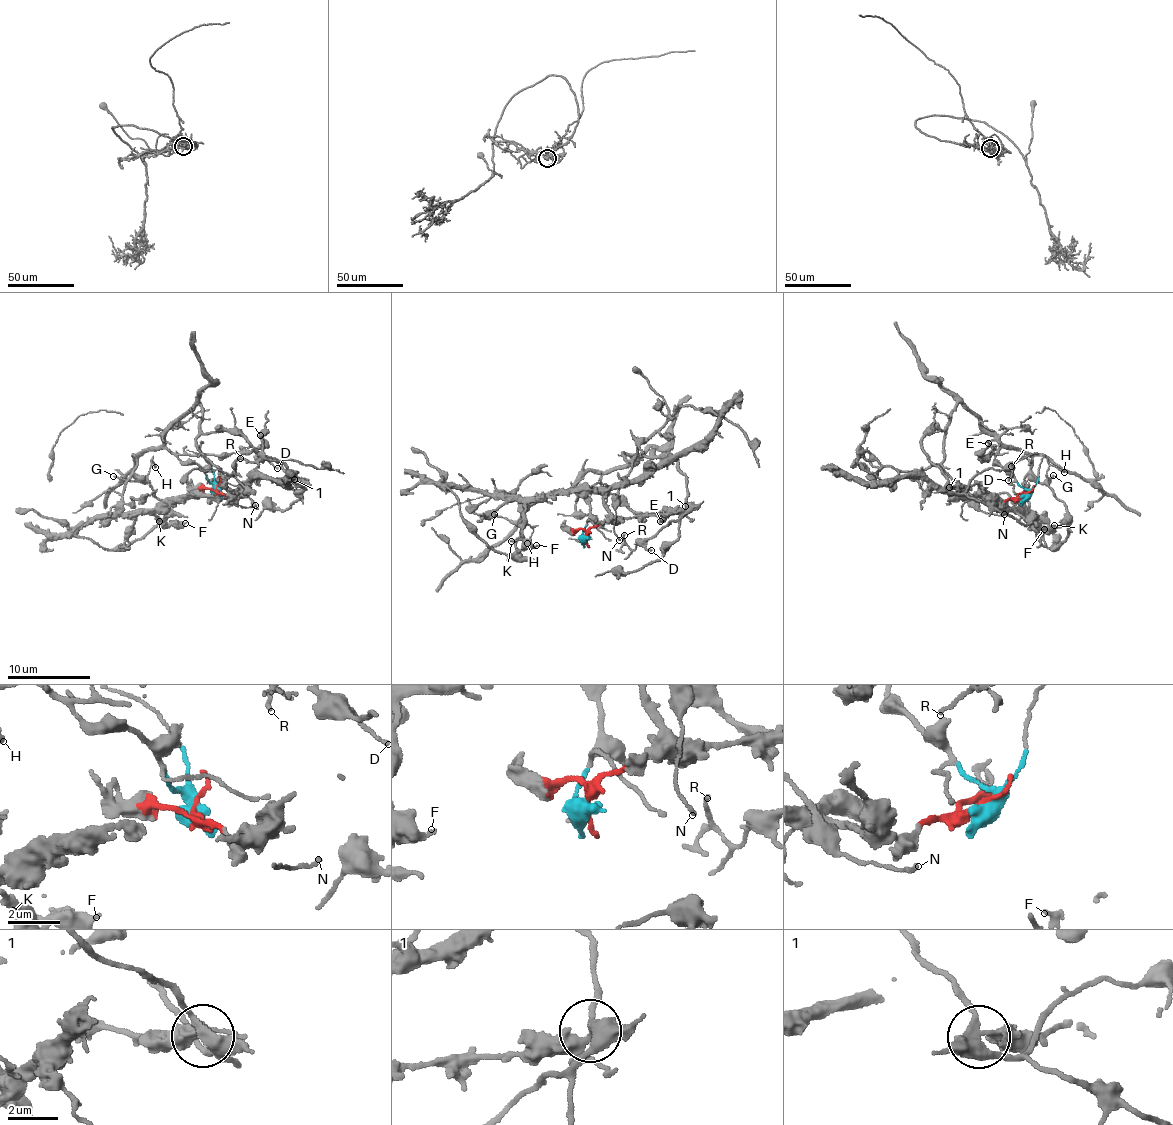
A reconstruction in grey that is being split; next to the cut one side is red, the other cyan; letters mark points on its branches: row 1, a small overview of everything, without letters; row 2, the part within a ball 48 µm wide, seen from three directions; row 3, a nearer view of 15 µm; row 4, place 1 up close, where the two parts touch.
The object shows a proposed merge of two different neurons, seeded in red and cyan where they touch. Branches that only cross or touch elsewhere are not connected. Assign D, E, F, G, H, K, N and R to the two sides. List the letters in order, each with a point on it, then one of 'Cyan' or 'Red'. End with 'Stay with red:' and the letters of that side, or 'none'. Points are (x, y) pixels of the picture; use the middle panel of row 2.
D: Place: (651, 550). Cyan
E: Place: (660, 521). Cyan
F: Place: (536, 545). Red
G: Place: (494, 514). Cyan
H: Place: (527, 543). Cyan
K: Place: (511, 541). Red
N: Place: (619, 540). Cyan
R: Place: (624, 535). Cyan
Stay with red: F, K

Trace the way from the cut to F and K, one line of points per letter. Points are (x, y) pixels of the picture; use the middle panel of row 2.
F: (586, 538), (605, 517), (604, 496), (568, 488), (546, 492), (527, 505), (522, 536), (537, 544)
K: (586, 538), (608, 507), (602, 492), (568, 488), (546, 492), (527, 505), (522, 536), (511, 541)

